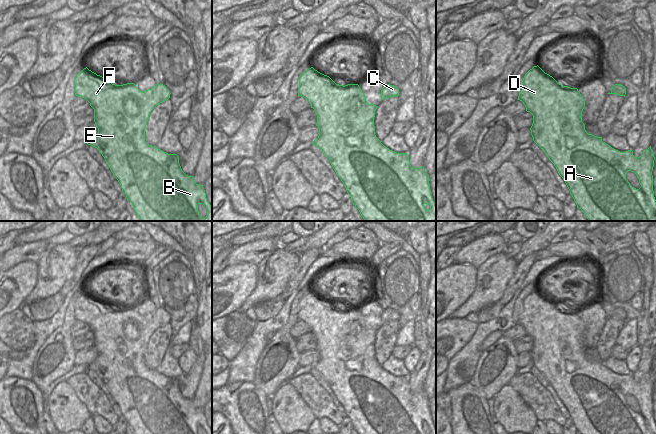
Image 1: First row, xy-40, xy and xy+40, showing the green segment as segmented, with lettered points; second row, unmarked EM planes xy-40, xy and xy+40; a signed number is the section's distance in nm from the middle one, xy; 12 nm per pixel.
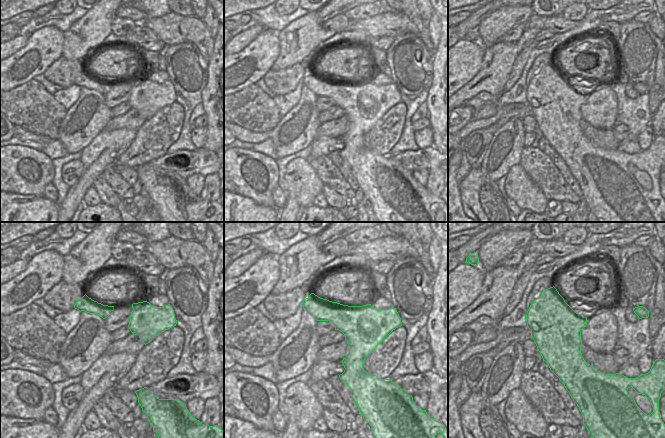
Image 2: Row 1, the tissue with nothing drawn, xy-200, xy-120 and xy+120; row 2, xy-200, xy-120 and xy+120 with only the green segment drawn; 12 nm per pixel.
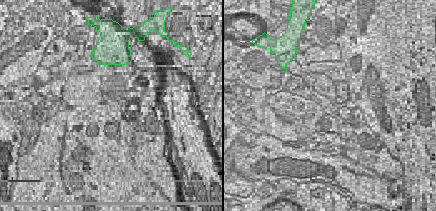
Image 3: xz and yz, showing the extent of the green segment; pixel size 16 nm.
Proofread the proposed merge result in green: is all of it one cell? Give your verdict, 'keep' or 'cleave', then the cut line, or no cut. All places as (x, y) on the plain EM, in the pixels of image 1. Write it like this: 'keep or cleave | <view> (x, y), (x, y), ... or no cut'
keep | no cut

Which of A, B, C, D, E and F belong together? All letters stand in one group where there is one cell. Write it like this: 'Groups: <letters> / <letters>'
Groups: A B C D E F.

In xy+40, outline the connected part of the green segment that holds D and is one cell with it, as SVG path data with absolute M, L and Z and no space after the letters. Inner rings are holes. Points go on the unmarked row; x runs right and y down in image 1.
M538 289L534 290L525 298L522 305L522 311L519 315L518 324L522 325L526 331L526 335L530 336L533 339L533 348L530 352L533 365L546 377L549 384L556 391L559 399L565 405L570 415L570 418L572 419L577 429L577 432L581 434L656 434L656 424L653 415L653 399L652 399L655 381L654 381L654 376L651 373L651 370L648 373L644 374L643 378L637 382L633 379L632 374L628 374L626 376L620 376L612 372L610 369L606 368L605 366L603 366L602 361L597 361L592 358L588 358L585 354L585 348L582 346L582 335L585 331L585 325L581 320L580 316L578 315L578 313L570 312L568 310L563 310L559 308L552 300L545 297ZM628 395L634 396L637 399L639 407L641 409L639 413L632 411L628 406L628 404L626 403L626 397Z

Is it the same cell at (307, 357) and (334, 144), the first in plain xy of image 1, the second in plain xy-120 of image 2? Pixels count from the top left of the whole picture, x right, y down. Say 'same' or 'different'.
different

